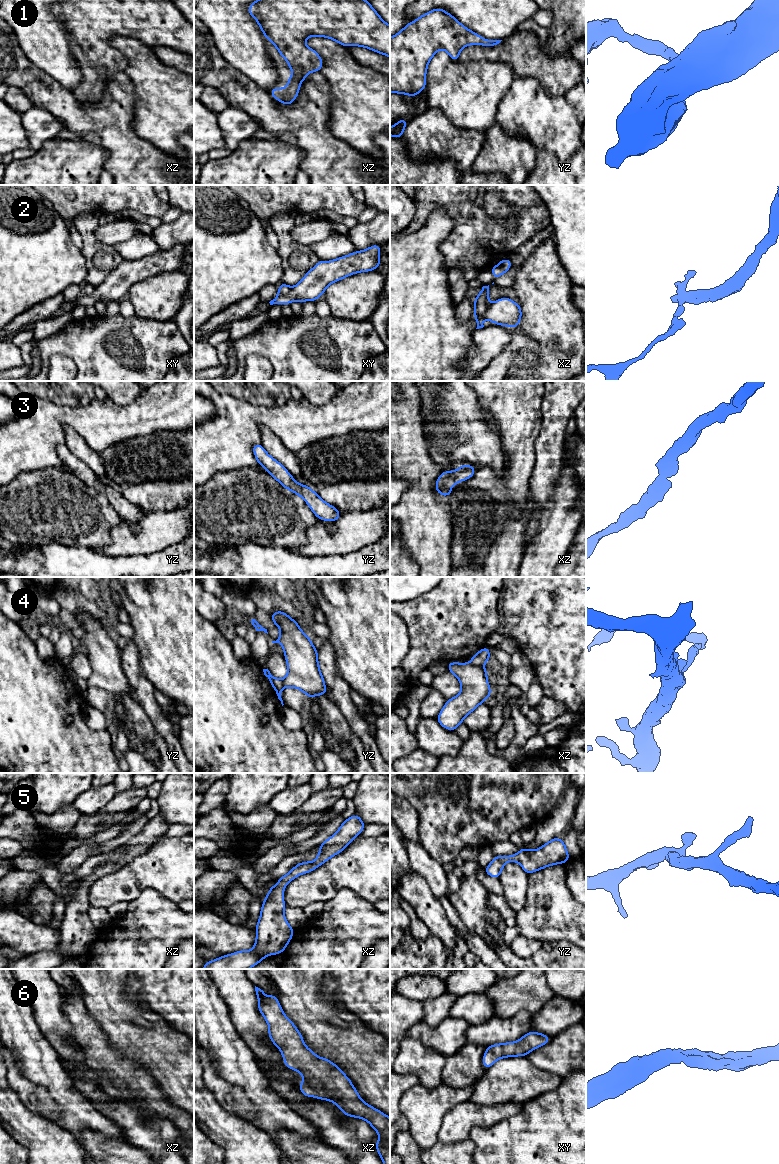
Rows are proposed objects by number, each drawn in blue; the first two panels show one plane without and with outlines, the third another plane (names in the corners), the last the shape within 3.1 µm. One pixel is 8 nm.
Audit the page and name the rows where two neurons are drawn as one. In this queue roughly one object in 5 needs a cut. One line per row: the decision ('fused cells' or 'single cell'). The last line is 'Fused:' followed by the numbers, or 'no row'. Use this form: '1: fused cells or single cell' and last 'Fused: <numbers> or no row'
1: single cell
2: fused cells
3: single cell
4: fused cells
5: single cell
6: single cell
Fused: 2, 4

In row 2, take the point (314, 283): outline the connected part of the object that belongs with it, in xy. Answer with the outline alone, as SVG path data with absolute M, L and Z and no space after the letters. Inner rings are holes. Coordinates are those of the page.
M376 244L331 261L319 260L301 281L291 288L289 296L278 295L269 302L270 305L316 301L332 283L359 272L373 271L382 265L379 260L381 248L382 245Z

